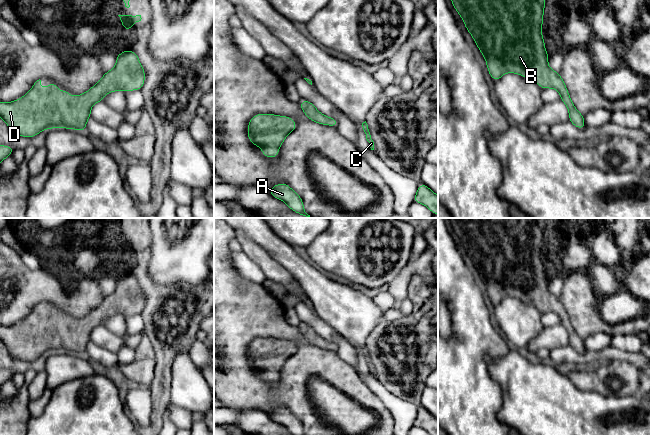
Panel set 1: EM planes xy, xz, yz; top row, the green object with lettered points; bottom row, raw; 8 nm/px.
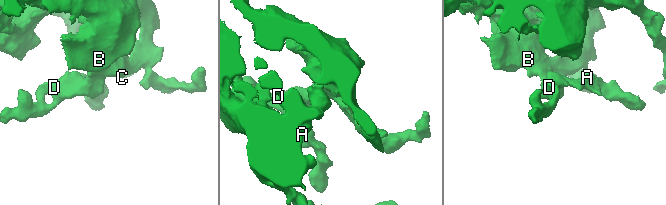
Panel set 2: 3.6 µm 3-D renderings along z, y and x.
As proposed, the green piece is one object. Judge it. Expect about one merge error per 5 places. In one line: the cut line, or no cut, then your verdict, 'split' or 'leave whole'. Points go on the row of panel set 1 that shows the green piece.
cut none; leave whole

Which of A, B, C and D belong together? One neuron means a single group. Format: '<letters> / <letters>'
A B C D

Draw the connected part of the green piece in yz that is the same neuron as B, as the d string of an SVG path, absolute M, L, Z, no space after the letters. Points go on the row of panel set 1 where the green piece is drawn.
M451 0L455 10L461 16L467 31L472 35L476 46L486 60L491 78L499 80L505 73L516 73L537 83L542 89L553 88L560 93L561 101L567 106L569 121L578 129L586 127L584 116L575 108L567 87L560 74L548 66L549 55L546 52L542 36L543 15L546 0Z

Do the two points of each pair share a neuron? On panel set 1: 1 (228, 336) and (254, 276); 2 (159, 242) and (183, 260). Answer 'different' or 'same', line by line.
1: different
2: same

